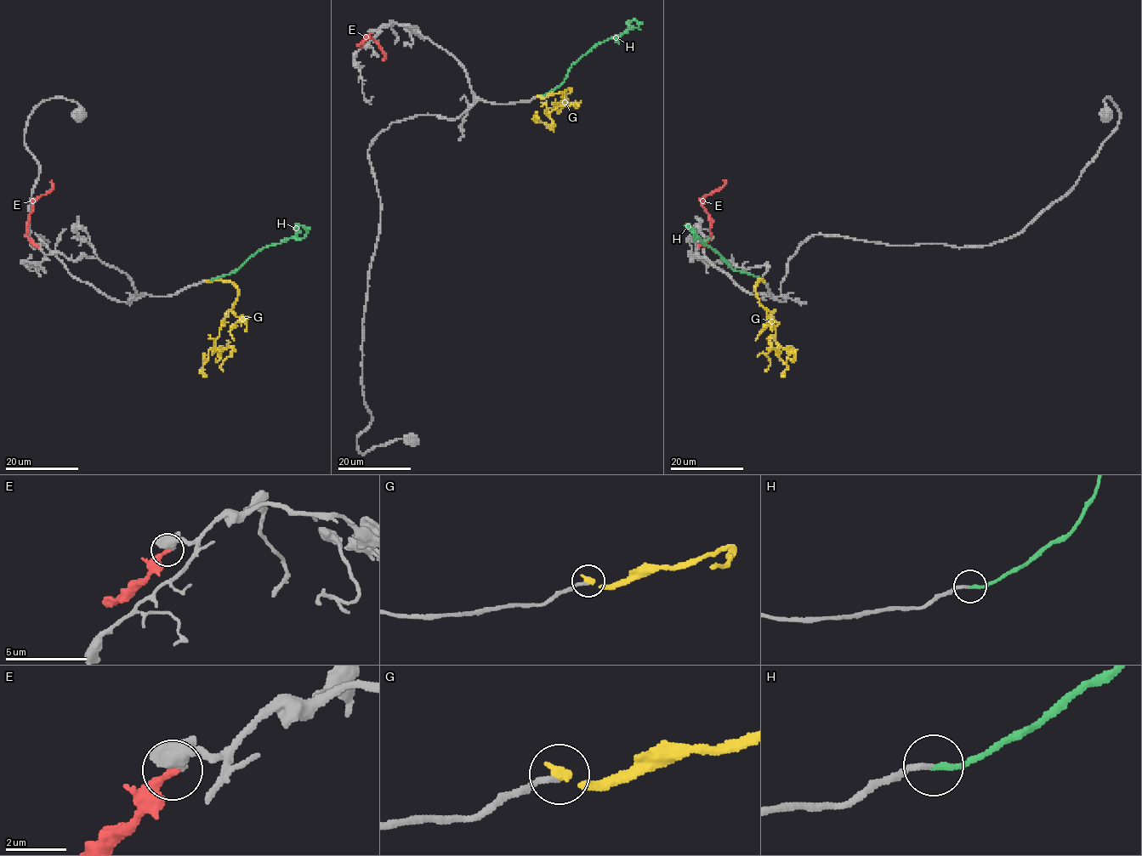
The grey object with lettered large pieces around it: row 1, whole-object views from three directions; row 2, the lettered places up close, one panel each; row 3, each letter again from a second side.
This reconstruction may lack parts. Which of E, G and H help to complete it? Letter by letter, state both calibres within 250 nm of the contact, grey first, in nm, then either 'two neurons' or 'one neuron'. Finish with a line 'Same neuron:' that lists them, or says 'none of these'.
E: calibres 440 and 320 nm; two neurons
G: calibres 180 and 240 nm; two neurons
H: calibres 180 and 180 nm; one neuron
Same neuron: H

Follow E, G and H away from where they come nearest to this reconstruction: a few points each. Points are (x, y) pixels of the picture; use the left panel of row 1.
E: (38, 246), (26, 235), (26, 222), (33, 202), (51, 189), (51, 179)
G: (206, 280), (230, 281), (237, 290), (237, 297), (214, 342), (218, 350), (208, 350), (202, 376)
H: (207, 280), (228, 274), (264, 246), (292, 238), (303, 239), (309, 228)

